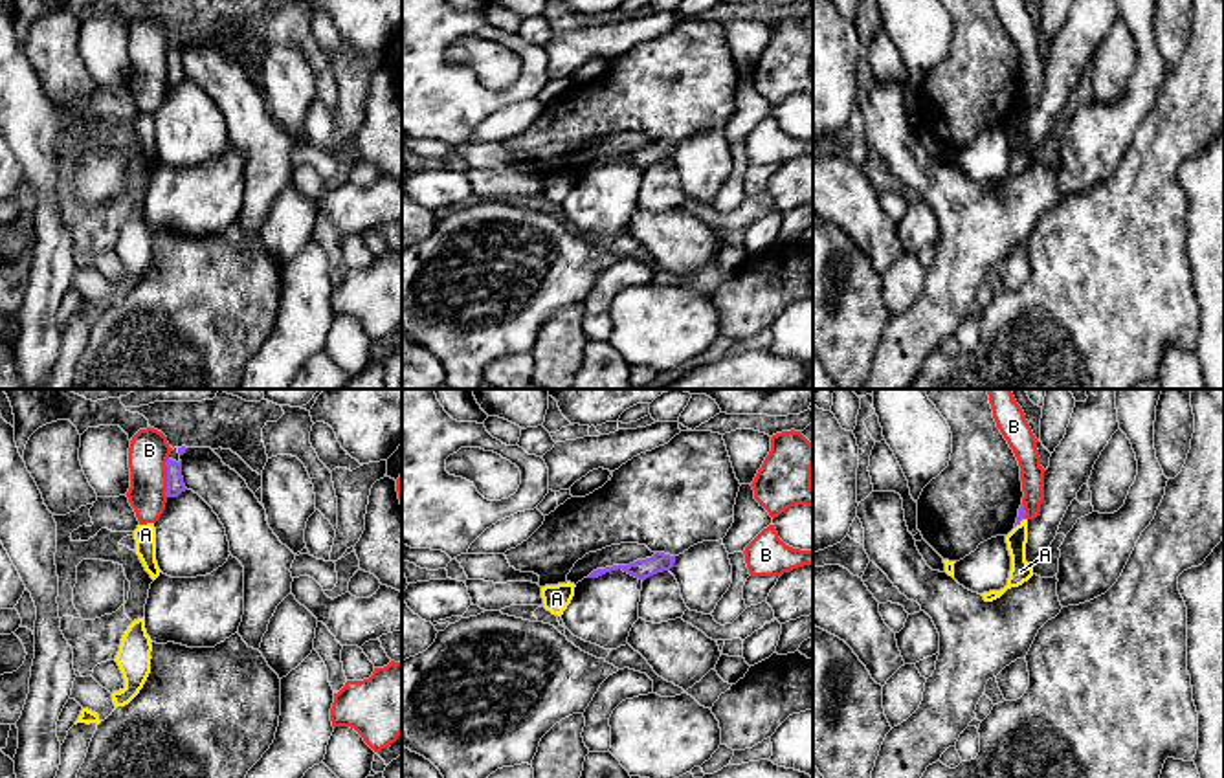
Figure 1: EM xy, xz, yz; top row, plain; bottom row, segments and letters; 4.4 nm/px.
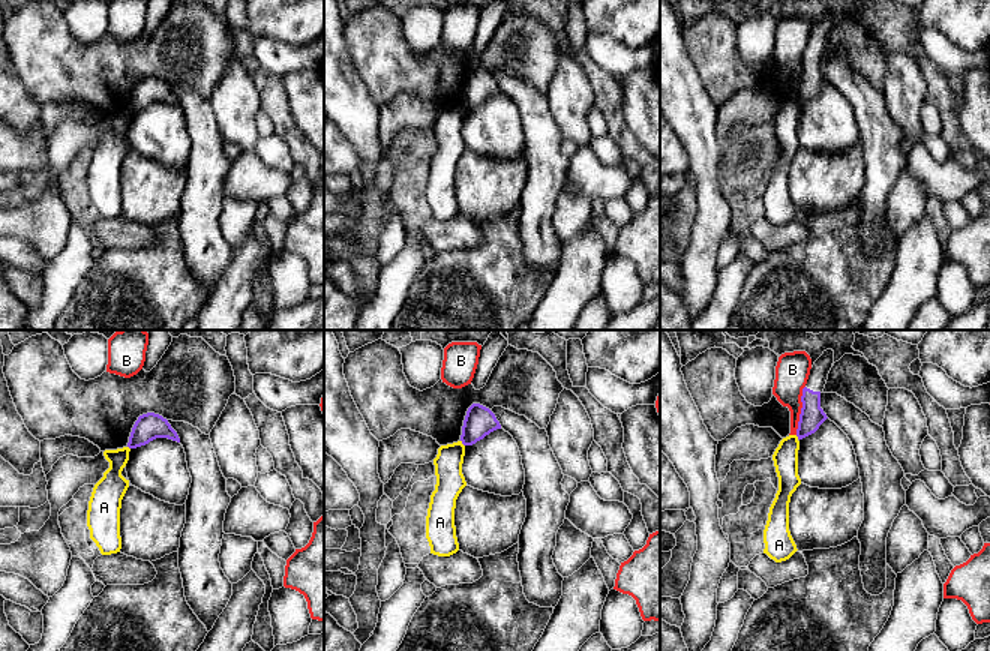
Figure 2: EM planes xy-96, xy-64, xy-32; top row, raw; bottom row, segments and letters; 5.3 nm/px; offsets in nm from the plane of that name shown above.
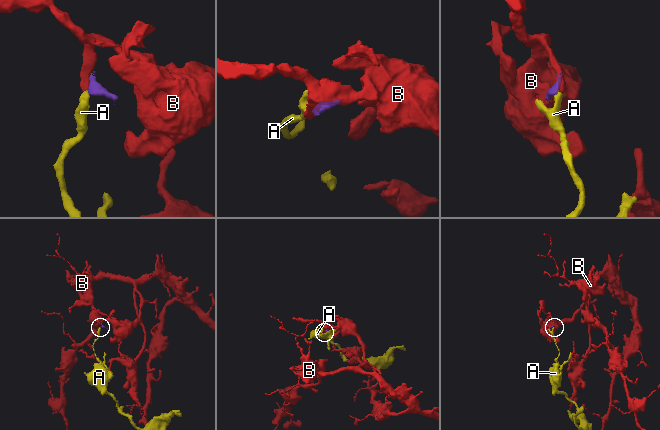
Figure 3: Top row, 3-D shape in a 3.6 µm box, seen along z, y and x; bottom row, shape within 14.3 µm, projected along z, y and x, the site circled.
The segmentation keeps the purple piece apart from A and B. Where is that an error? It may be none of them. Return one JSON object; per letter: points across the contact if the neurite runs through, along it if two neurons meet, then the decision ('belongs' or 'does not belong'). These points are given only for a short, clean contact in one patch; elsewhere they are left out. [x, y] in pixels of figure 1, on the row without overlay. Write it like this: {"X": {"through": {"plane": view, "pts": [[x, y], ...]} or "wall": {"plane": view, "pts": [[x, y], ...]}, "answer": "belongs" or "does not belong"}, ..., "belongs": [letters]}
{"A": {"wall": {"plane": "yz", "pts": [[1024, 107], [1015, 116]]}, "answer": "does not belong"}, "B": {"wall": {"plane": "xy", "pts": [[167, 46], [166, 85]]}, "answer": "does not belong"}, "belongs": []}

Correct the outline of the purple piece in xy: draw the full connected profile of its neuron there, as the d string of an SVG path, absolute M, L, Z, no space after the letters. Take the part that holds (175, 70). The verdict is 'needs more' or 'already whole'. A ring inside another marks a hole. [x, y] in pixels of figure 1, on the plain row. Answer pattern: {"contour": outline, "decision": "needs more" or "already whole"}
{"contour": "M185 35L174 37L165 51L167 55L167 86L178 86L185 81L184 66L182 66L182 50L180 46L185 42Z", "decision": "needs more"}

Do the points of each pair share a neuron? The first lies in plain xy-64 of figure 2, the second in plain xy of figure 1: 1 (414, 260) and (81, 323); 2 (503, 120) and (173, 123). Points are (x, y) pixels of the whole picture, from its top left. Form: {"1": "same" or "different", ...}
{"1": "same", "2": "same"}

